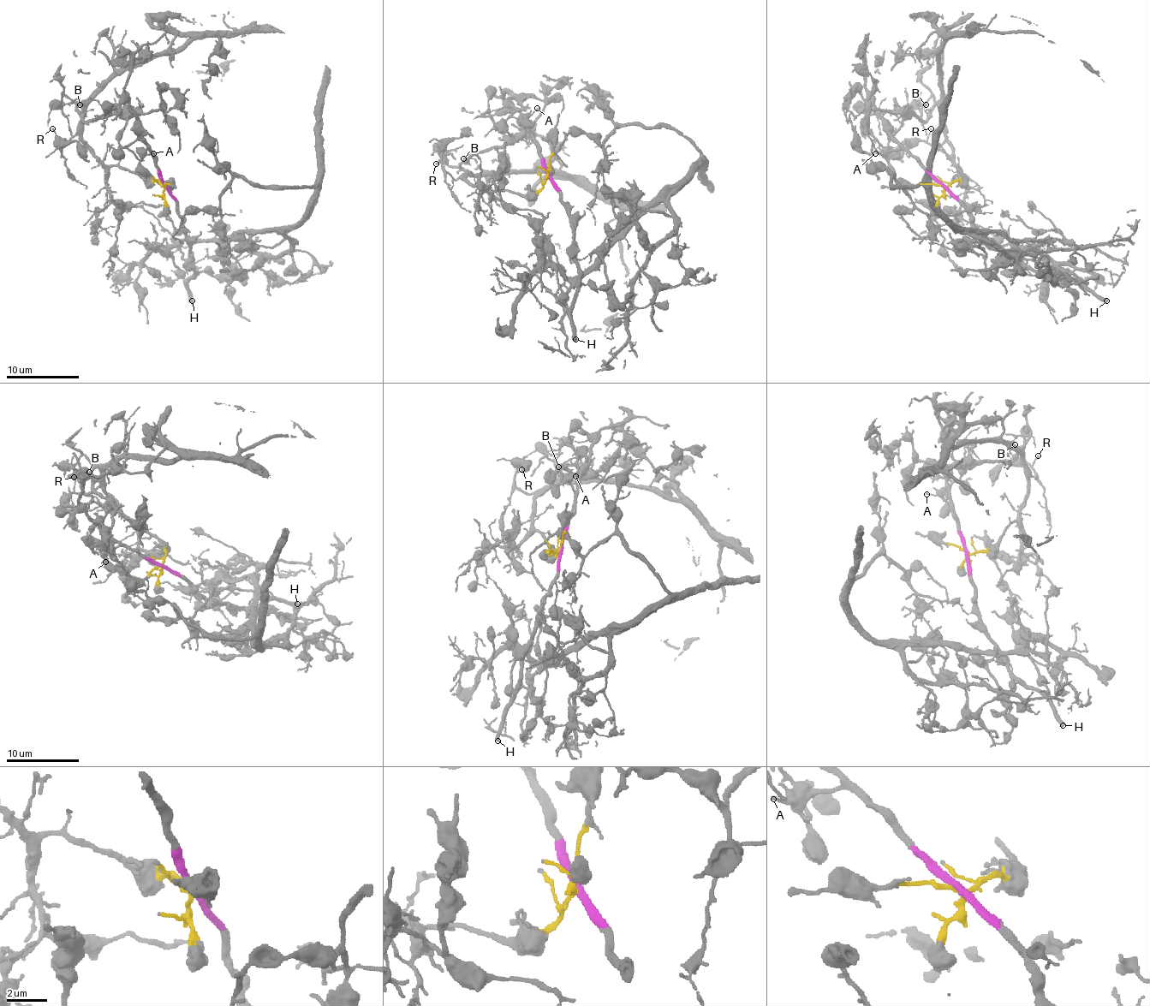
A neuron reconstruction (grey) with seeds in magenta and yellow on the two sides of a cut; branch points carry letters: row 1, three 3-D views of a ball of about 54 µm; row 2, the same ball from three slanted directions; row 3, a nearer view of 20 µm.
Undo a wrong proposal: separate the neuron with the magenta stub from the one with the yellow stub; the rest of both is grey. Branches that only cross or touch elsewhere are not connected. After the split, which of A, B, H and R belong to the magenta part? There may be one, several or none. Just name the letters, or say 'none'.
A, H

